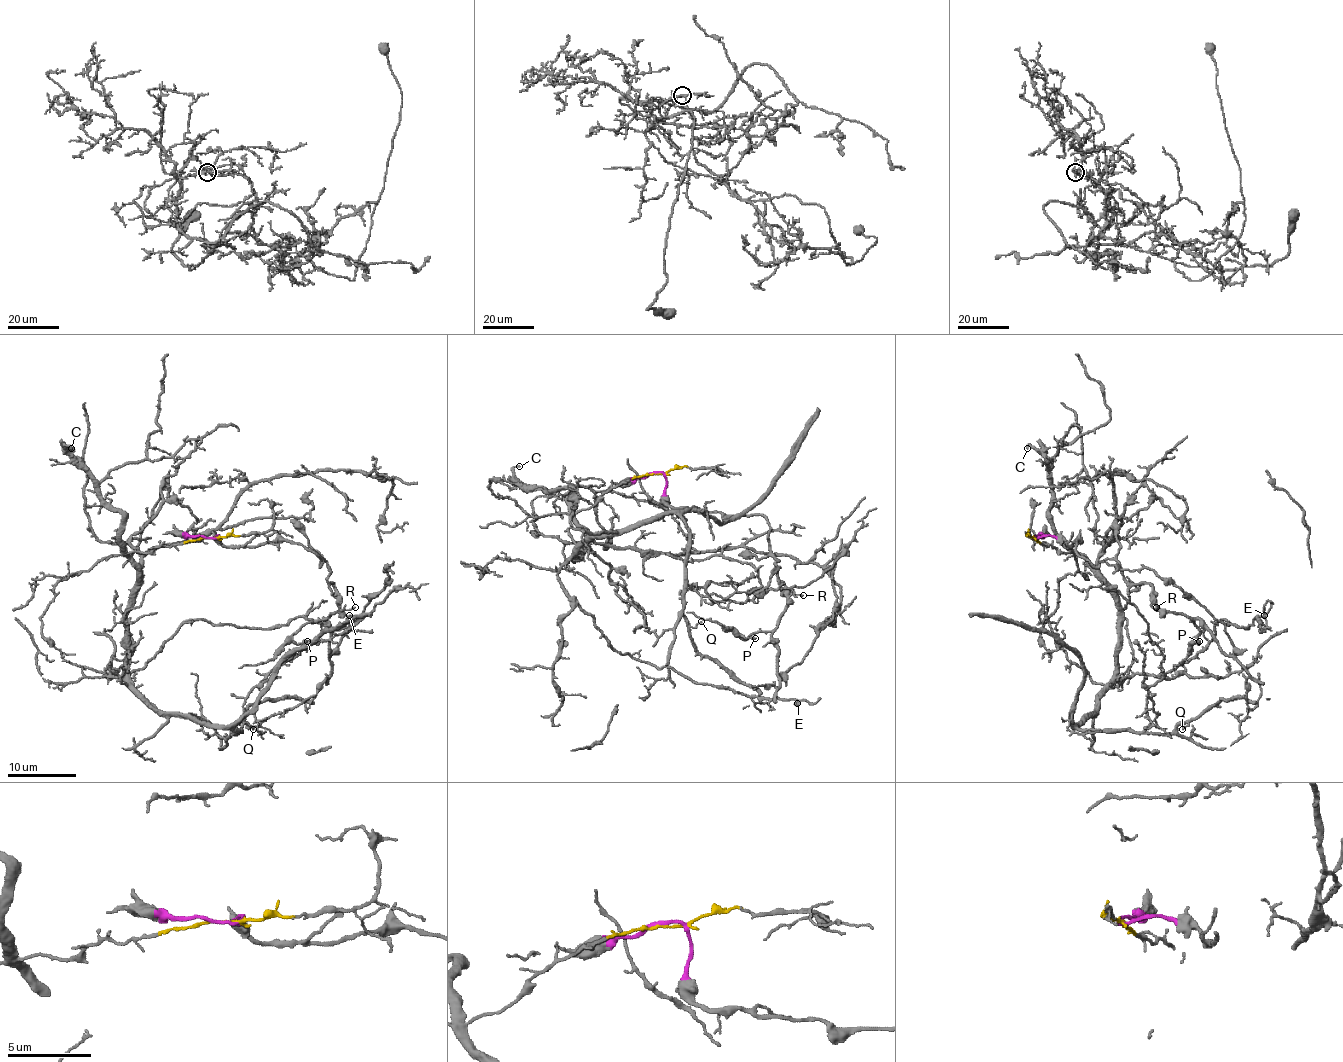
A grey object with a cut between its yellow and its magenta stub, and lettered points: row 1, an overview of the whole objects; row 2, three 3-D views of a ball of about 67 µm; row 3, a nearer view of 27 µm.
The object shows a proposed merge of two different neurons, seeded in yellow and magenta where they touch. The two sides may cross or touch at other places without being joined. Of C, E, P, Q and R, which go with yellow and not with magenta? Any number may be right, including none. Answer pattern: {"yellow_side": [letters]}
{"yellow_side": ["C", "E", "Q"]}

